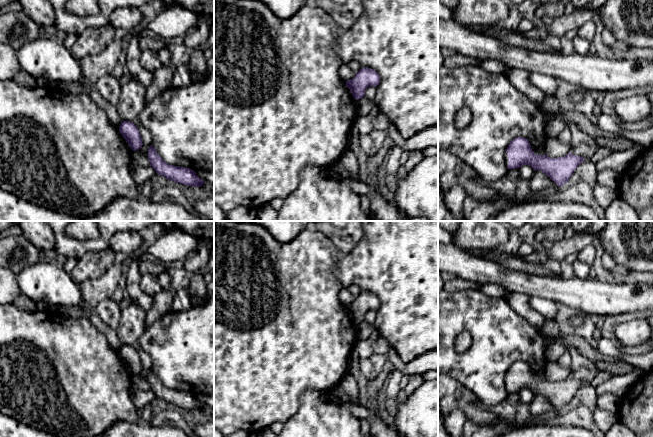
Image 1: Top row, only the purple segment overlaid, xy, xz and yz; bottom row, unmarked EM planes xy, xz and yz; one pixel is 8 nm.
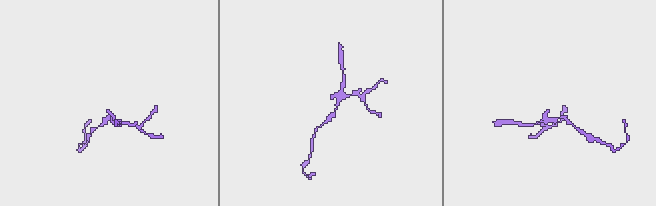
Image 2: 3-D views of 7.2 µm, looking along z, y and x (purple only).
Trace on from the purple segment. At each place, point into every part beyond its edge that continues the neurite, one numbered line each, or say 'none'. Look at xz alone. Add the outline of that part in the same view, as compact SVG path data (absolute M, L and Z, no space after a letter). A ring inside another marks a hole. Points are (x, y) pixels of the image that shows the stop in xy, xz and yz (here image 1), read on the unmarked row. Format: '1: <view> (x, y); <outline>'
none

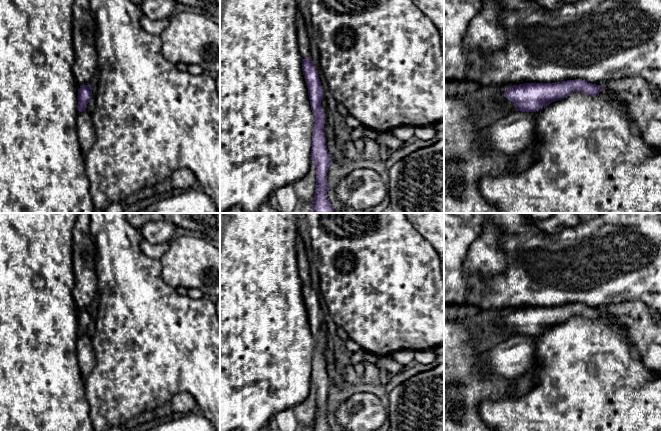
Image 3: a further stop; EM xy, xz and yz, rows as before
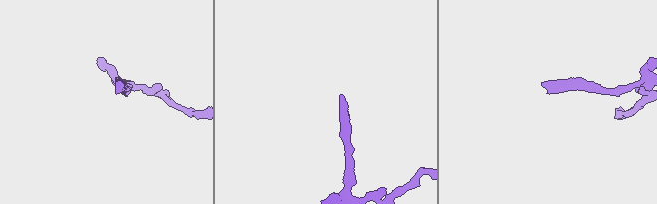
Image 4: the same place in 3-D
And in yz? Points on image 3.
1: yz (504, 326); M503 320L497 328L495 328L493 334L497 333L499 330L508 333L510 336L515 334L514 327L505 320Z

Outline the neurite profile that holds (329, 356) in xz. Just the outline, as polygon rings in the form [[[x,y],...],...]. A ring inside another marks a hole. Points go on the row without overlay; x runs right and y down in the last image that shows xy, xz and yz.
[[[324,322],[321,325],[321,331],[325,337],[324,358],[325,358],[326,364],[332,365],[336,361],[336,358],[334,355],[332,343],[327,333],[327,327]]]

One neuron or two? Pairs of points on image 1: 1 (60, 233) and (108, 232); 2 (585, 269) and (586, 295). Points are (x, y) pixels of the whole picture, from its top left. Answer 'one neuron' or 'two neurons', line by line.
1: one neuron
2: two neurons

